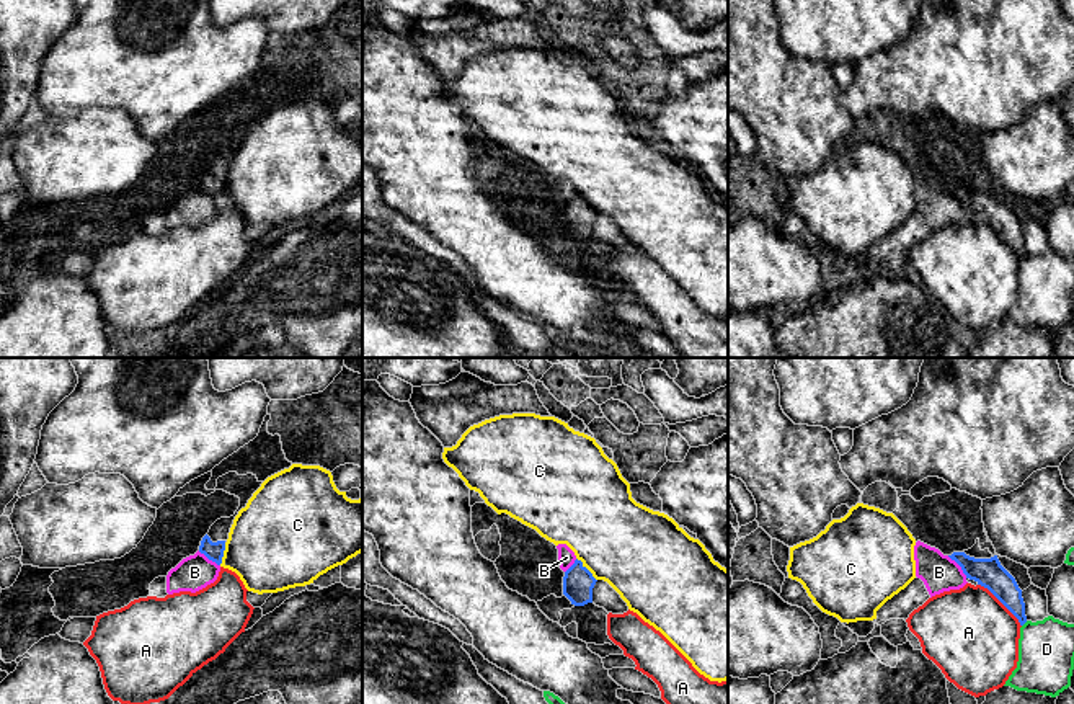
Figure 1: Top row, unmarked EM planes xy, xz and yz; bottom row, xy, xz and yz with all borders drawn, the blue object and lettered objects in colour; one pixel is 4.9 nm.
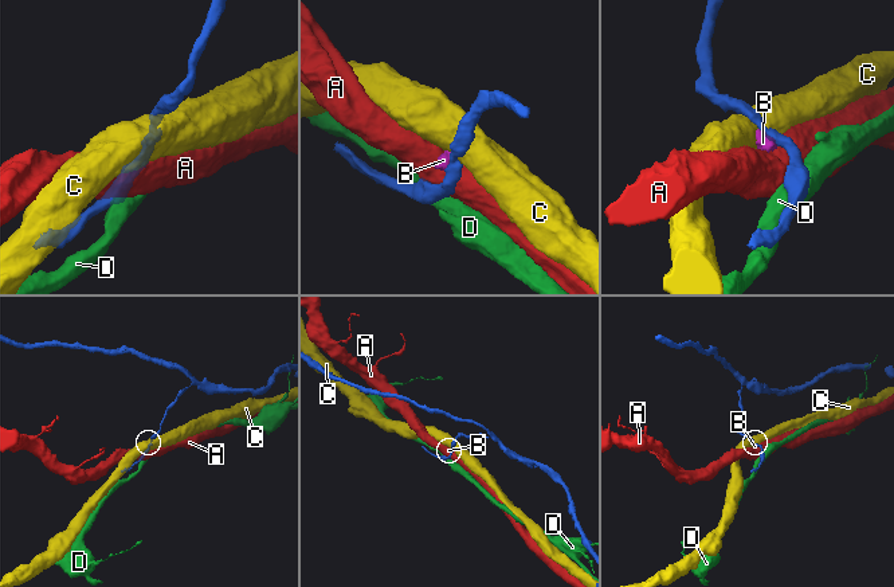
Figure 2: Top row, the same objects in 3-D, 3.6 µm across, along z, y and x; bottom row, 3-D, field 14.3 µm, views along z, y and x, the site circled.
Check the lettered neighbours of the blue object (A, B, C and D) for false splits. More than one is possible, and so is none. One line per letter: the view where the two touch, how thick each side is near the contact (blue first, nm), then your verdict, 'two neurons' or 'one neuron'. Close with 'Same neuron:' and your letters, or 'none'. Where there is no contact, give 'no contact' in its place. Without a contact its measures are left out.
A: meets blue in yz; 140 nm thick on the blue side, 440 nm on the other; two neurons
B: meets blue in yz; 140 nm thick on the blue side, 180 nm on the other; two neurons
C: meets blue in xz; 160 nm thick on the blue side, 420 nm on the other; two neurons
D: meets blue in yz; 140 nm thick on the blue side, 280 nm on the other; two neurons
Same neuron: none

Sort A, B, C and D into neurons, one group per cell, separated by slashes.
A / B / C / D

